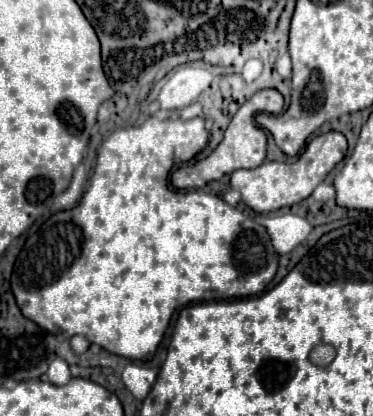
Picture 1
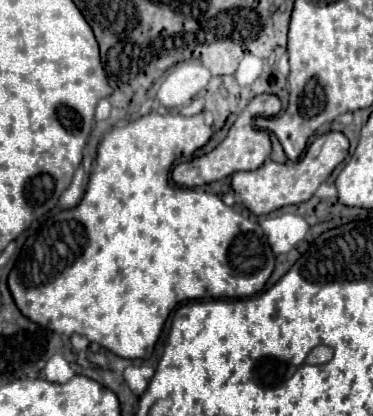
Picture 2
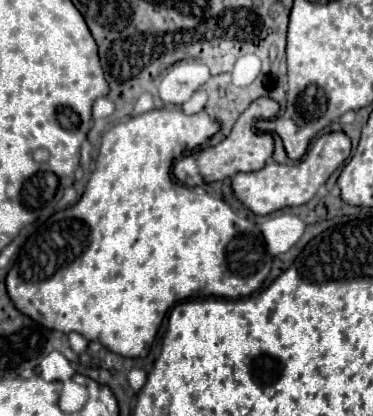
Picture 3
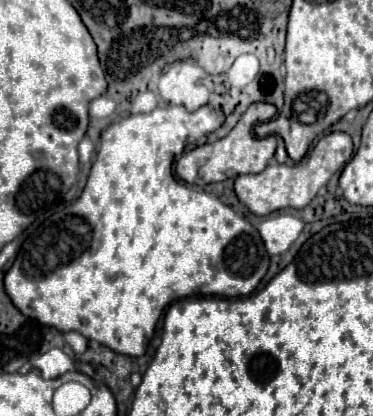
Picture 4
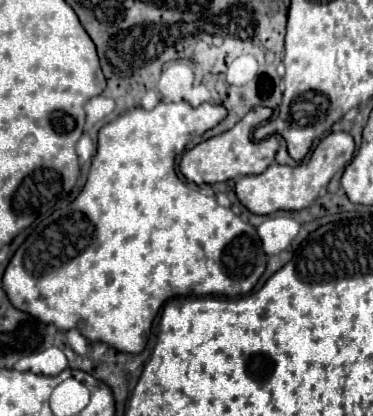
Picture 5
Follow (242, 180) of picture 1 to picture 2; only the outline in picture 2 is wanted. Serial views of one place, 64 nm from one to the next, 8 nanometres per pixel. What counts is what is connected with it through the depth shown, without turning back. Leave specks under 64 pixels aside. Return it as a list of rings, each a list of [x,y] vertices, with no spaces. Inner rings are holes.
[[[326,132],[308,146],[304,158],[290,164],[278,164],[266,160],[260,168],[252,172],[236,172],[232,174],[232,188],[240,194],[242,204],[254,214],[270,214],[282,206],[306,202],[316,188],[330,176],[330,172],[346,158],[348,154],[348,138],[342,132]]]

